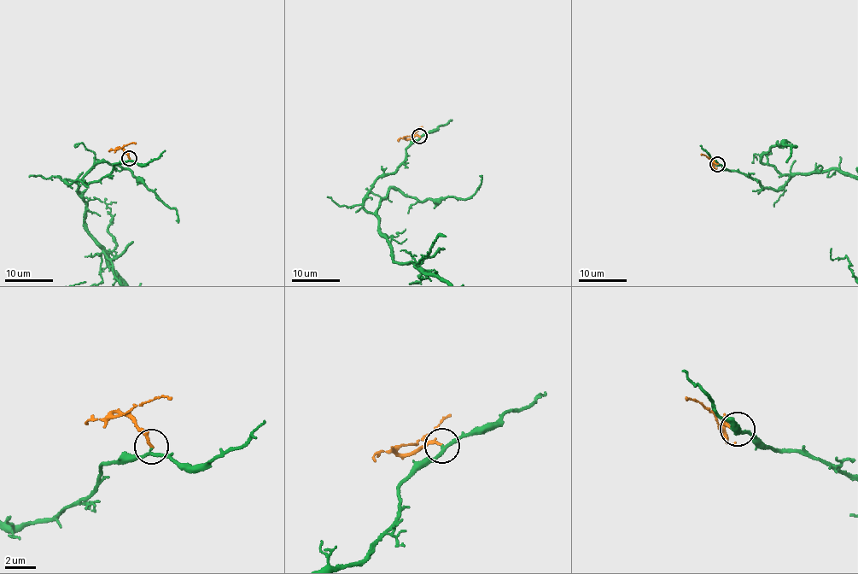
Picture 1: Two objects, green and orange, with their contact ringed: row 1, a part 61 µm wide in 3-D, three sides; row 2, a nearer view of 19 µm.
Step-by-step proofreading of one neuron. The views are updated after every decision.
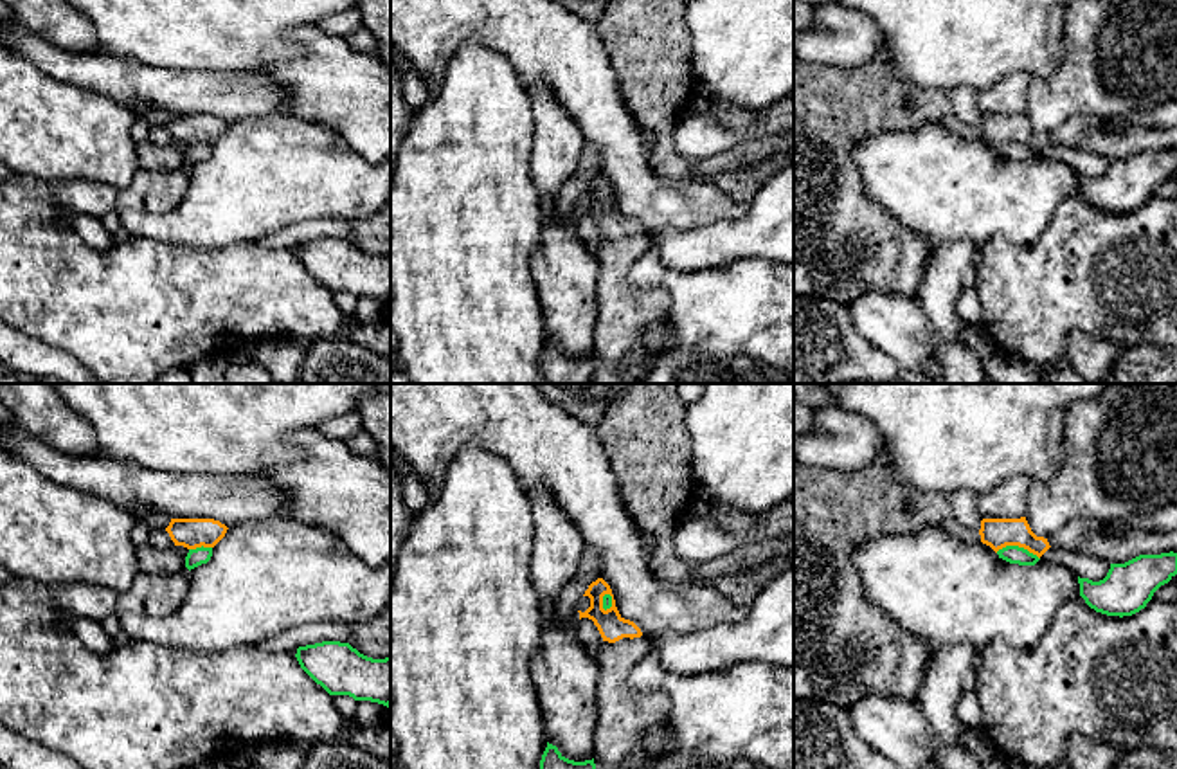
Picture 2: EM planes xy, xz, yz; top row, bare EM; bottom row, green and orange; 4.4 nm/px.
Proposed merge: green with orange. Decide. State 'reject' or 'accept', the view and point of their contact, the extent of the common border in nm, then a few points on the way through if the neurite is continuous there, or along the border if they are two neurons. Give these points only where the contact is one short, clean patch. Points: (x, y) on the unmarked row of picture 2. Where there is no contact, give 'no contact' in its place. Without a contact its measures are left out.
reject | yz (1017, 143) | 200 nm | along yz (996, 148), (1006, 143), (1023, 143), (1039, 155)

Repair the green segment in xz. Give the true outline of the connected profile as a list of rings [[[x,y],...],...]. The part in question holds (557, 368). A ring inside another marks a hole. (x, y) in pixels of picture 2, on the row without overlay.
[[[547,339],[540,357],[544,384],[590,384],[596,369],[592,357],[574,358],[565,355],[556,342]]]

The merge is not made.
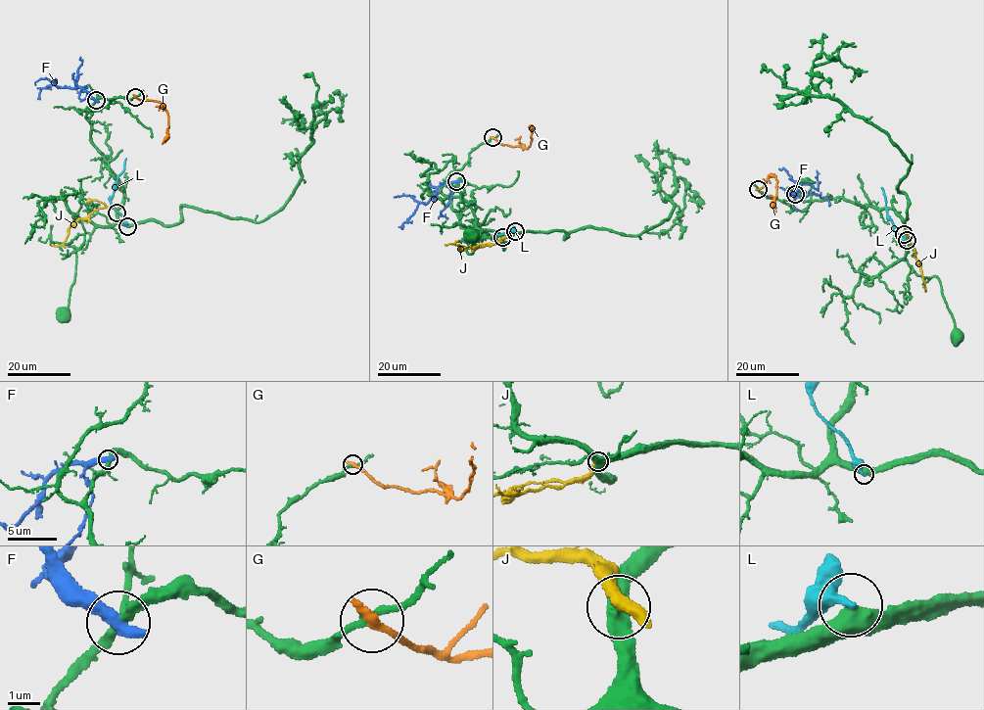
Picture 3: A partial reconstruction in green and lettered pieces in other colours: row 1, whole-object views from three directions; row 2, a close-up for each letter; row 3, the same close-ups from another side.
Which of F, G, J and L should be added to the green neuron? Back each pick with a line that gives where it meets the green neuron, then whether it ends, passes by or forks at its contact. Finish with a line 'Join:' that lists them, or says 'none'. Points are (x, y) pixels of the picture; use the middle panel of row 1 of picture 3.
Join: none

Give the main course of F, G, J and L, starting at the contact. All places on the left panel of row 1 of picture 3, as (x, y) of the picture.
F: (96, 100), (82, 88), (53, 85), (41, 88), (37, 99)
G: (135, 96), (161, 102), (166, 112), (167, 138), (162, 144)
J: (117, 212), (114, 209), (96, 209), (87, 217), (78, 218), (70, 227), (63, 243), (50, 245)
L: (127, 226), (110, 201), (125, 158)

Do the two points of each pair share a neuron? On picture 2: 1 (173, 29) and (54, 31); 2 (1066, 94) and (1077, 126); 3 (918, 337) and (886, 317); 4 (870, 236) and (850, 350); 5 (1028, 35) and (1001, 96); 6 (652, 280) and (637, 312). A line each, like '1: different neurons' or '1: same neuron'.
1: different neurons
2: different neurons
3: same neuron
4: different neurons
5: different neurons
6: different neurons

